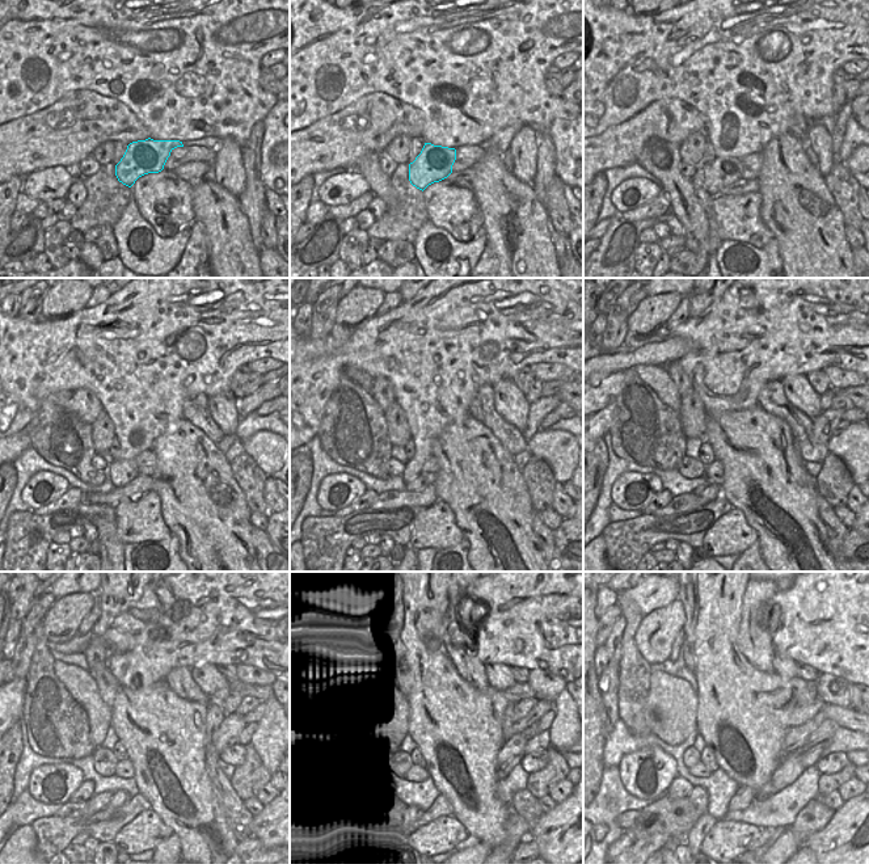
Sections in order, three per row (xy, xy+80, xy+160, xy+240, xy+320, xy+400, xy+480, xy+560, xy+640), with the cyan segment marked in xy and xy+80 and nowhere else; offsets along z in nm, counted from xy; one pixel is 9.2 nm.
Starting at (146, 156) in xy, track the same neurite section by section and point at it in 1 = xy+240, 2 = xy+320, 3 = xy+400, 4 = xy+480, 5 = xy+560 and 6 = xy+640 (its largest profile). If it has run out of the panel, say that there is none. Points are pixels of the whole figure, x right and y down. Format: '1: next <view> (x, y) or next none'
1: next xy+240 (121, 472)
2: next xy+320 (420, 483)
3: next xy+400 (712, 492)
4: next xy+480 (119, 797)
5: next xy+560 (406, 830)
6: next xy+640 (705, 822)

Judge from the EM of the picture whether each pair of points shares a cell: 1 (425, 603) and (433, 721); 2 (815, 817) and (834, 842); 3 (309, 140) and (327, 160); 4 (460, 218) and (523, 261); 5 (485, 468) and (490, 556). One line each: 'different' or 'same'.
1: same
2: different
3: same
4: different
5: same

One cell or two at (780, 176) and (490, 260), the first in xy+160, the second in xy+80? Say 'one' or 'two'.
two

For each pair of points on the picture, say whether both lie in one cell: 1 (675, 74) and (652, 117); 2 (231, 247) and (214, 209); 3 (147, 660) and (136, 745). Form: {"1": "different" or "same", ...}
{"1": "different", "2": "same", "3": "different"}

